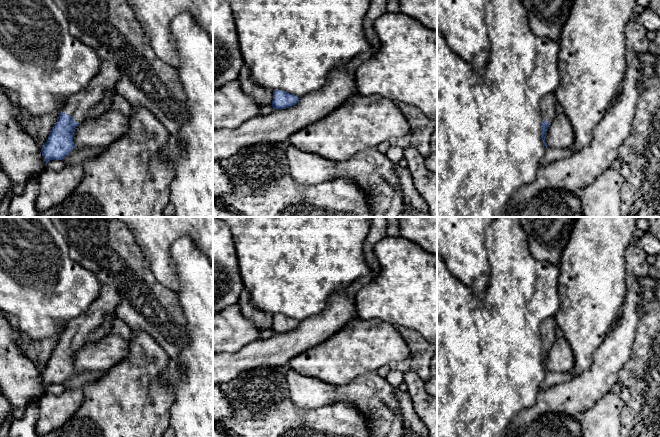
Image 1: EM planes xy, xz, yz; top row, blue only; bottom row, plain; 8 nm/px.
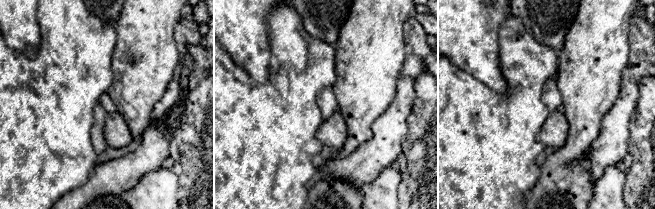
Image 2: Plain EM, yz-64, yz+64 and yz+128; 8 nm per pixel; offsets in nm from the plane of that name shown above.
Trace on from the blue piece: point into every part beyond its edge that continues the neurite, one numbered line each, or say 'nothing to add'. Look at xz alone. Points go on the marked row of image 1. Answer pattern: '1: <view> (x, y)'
nothing to add

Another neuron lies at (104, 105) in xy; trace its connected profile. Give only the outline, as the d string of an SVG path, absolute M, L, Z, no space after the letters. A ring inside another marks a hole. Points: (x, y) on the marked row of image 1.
M115 89L106 90L103 99L97 105L91 108L91 110L85 116L85 119L98 117L102 113L110 110L111 102L115 94Z

